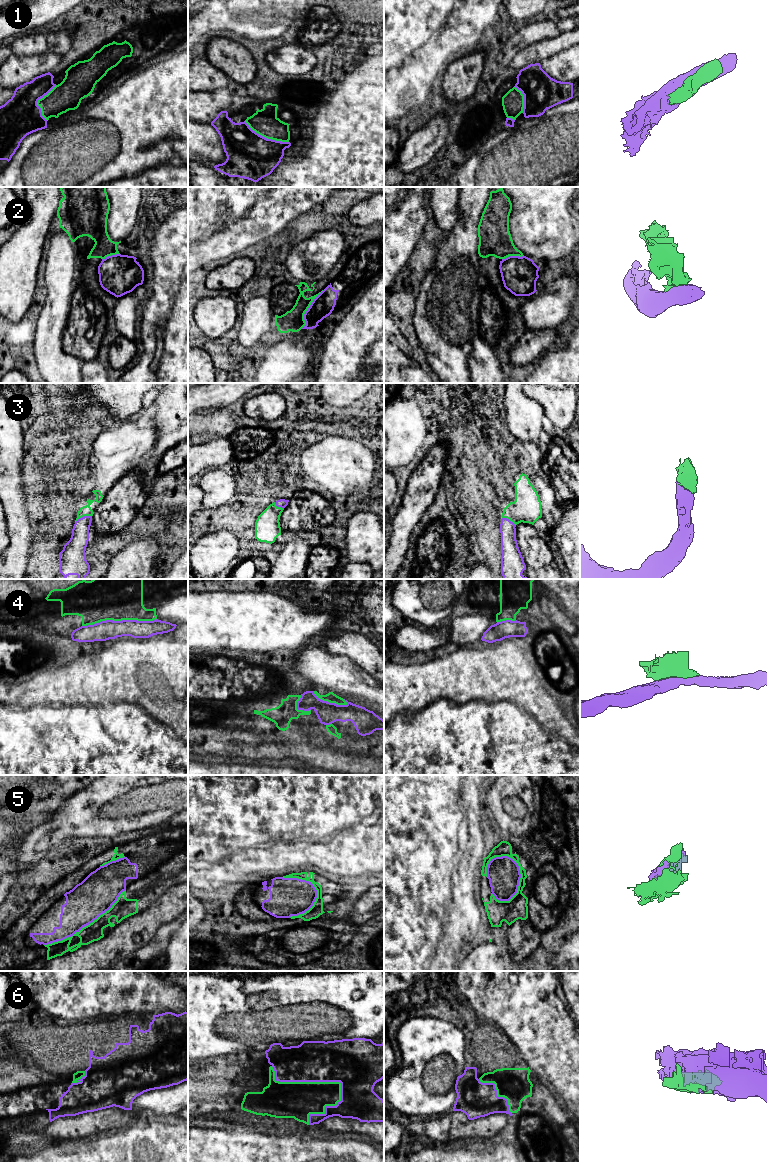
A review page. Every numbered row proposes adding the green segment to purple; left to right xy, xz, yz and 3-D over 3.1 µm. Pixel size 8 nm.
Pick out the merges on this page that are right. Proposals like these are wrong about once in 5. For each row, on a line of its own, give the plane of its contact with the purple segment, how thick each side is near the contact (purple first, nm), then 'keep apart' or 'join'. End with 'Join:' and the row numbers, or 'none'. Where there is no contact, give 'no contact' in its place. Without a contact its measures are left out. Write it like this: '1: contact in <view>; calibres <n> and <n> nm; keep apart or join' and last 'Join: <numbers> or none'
1: contact in xz; calibres 380 and 200 nm; join
2: contact in xz; calibres 180 and 170 nm; keep apart
3: contact in xy; calibres 160 and 80 nm; join
4: contact in xy; calibres 160 and 440 nm; keep apart
5: contact in yz; calibres 260 and 180 nm; join
6: contact in xz; calibres 340 and 300 nm; join
Join: 1, 3, 5, 6

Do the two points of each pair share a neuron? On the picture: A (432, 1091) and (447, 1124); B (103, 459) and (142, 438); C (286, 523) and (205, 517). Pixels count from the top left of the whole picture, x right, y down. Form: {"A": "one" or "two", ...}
{"A": "two", "B": "one", "C": "two"}

